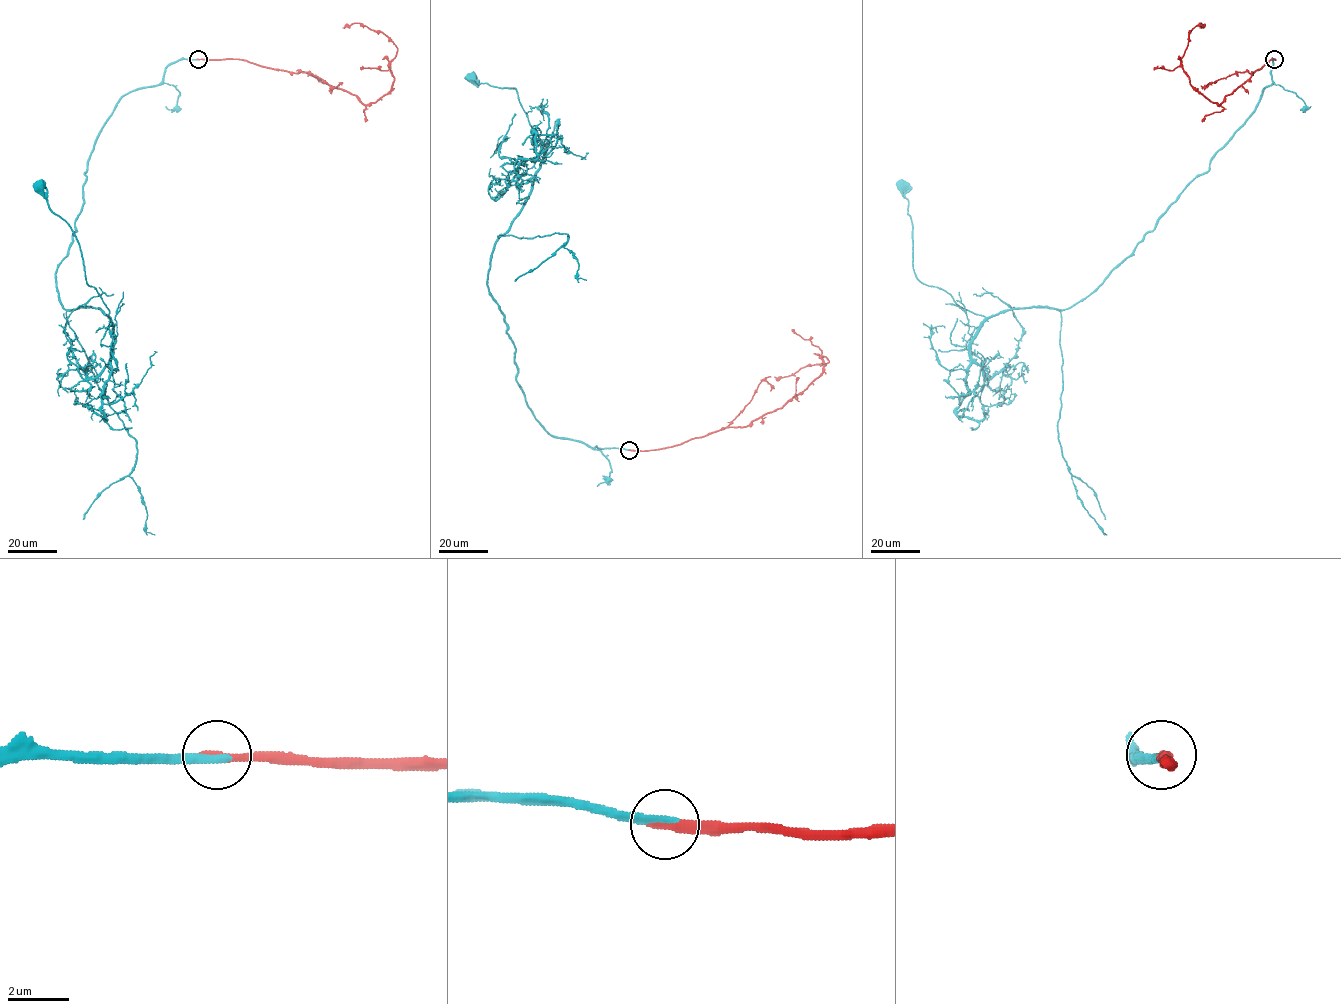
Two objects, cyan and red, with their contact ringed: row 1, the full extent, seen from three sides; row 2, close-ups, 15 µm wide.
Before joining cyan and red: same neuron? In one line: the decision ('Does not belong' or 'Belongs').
Belongs

